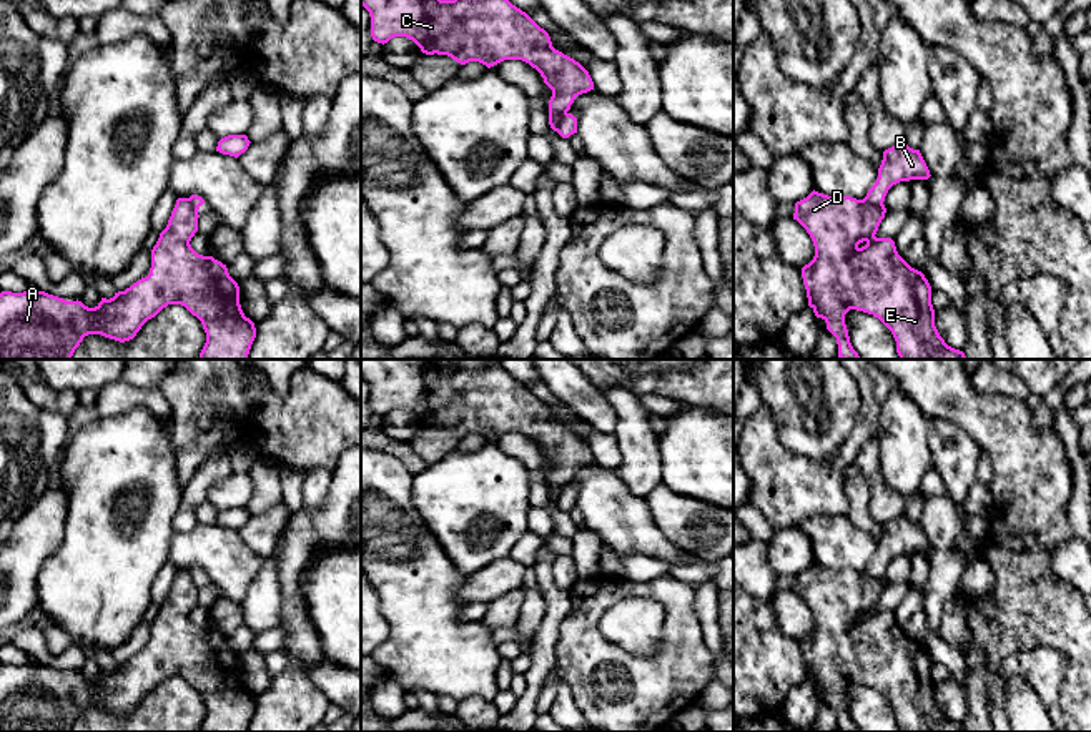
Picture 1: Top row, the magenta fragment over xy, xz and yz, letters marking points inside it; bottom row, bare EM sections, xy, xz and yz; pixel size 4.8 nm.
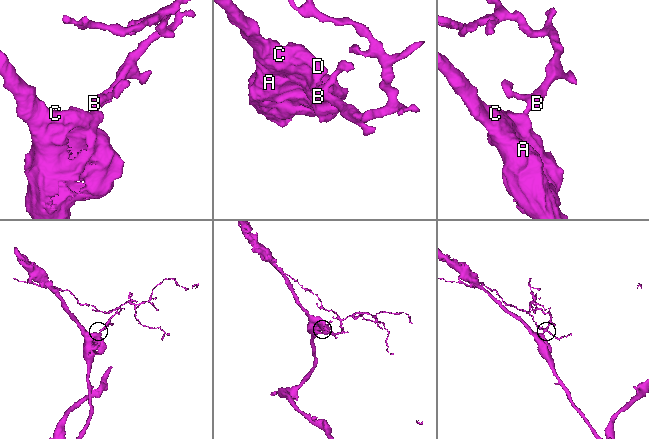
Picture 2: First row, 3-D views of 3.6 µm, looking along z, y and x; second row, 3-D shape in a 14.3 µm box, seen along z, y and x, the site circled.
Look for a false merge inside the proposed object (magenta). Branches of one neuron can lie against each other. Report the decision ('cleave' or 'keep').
cleave

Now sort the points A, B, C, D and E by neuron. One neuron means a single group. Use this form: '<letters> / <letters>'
A C D E / B

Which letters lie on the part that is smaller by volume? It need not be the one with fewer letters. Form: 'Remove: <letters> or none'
Remove: B

